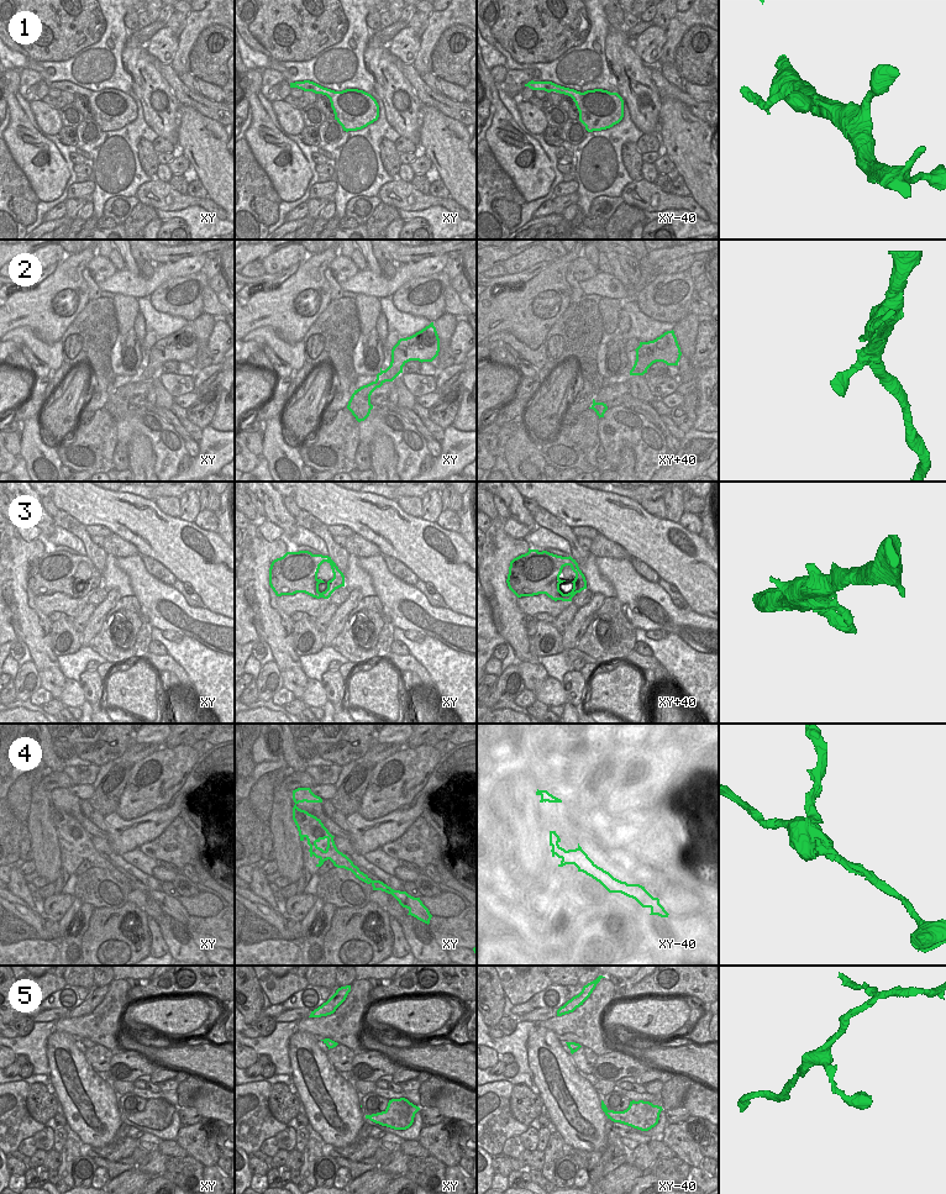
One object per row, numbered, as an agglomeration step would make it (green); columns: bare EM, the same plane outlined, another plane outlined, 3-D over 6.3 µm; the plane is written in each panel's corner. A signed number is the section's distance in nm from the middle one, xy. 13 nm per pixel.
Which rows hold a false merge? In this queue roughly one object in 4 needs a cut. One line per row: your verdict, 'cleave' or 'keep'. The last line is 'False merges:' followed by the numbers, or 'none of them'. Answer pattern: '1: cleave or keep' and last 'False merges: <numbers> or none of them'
1: keep
2: keep
3: keep
4: cleave
5: keep
False merges: 4

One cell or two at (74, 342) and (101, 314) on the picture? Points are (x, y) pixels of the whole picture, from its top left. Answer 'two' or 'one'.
one

